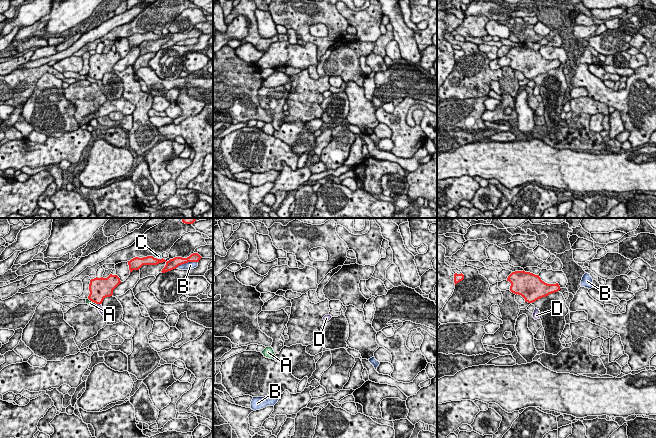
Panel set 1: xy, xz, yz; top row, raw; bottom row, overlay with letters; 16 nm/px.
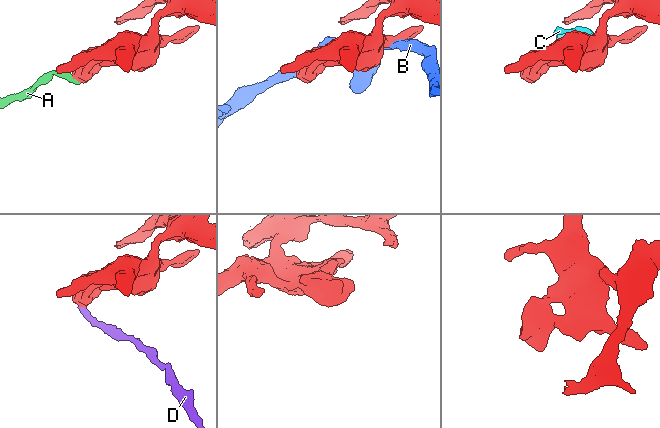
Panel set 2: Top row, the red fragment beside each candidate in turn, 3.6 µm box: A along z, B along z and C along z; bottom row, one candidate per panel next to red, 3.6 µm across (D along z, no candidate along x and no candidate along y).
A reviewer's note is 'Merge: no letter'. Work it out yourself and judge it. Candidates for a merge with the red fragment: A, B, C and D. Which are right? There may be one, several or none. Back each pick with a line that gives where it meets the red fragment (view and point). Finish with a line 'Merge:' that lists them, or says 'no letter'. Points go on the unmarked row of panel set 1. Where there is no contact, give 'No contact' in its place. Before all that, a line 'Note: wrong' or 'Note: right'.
Note: right
Merge: no letter

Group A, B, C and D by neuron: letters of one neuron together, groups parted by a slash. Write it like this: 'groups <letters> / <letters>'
groups A D / B / C

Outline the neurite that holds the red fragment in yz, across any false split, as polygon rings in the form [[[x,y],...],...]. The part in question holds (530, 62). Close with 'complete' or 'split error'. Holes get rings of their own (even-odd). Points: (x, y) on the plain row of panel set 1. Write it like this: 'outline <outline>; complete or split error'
outline [[[524,46],[512,48],[507,57],[511,59],[510,67],[521,71],[528,79],[533,79],[561,65],[558,59],[547,60],[541,56],[539,51]]]; complete

